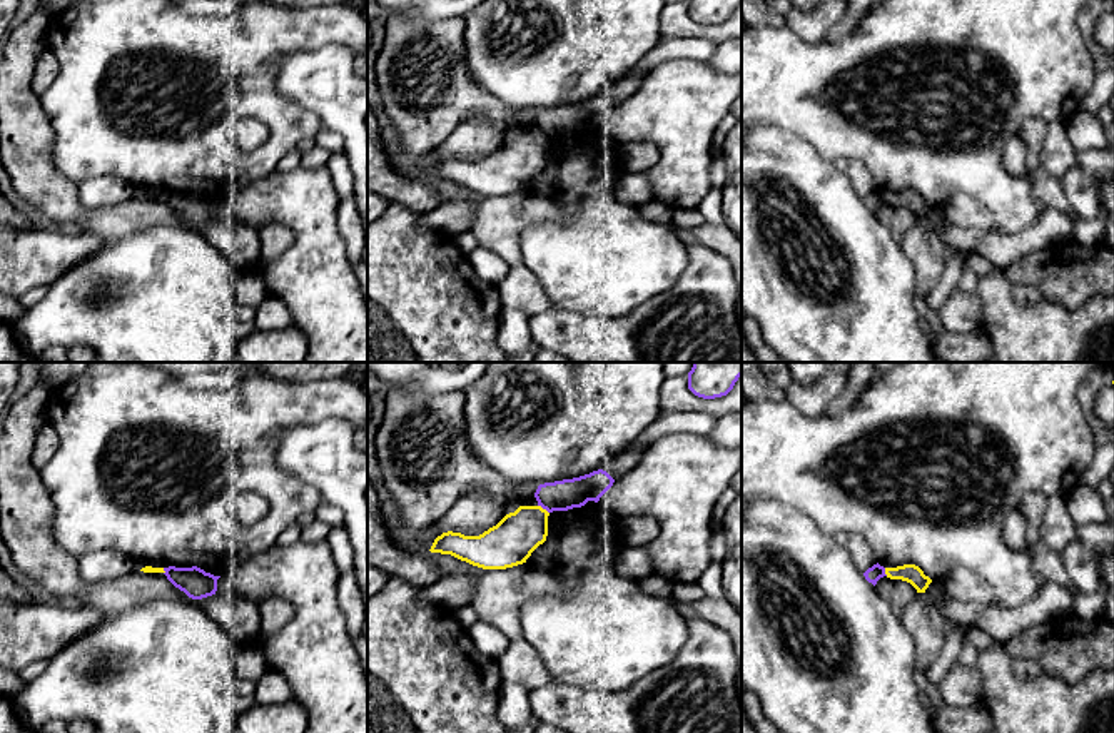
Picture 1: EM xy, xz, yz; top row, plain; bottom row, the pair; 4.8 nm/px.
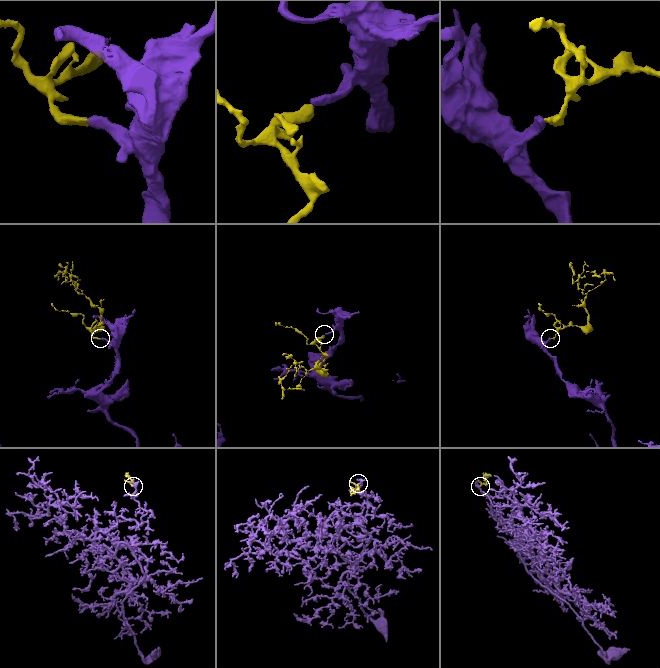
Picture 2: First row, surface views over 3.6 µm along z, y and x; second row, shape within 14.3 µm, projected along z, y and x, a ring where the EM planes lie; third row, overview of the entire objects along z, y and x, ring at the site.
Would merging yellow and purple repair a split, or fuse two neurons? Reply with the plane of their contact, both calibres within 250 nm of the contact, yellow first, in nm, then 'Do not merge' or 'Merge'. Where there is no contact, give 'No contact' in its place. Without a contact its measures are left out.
Touches yellow in xz. Thickness 220 nm (yellow) against 150 nm. Do not merge

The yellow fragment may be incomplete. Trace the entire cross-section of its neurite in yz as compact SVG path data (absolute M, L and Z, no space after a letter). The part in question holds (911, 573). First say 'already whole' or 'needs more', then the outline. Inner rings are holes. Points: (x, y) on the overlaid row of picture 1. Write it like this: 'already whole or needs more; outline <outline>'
already whole; outline M904 564L897 568L885 568L885 574L890 579L902 579L910 583L917 593L925 593L932 579L915 564Z

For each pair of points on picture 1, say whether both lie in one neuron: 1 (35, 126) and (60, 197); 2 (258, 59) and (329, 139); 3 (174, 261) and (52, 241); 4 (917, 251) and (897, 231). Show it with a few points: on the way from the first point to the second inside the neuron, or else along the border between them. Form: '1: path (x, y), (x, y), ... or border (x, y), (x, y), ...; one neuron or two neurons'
1: path (35, 144), (35, 172), (42, 179); one neuron
2: border (323, 127), (313, 137); two neurons
3: border (109, 239), (65, 271); two neurons
4: border (917, 221), (899, 242); two neurons

